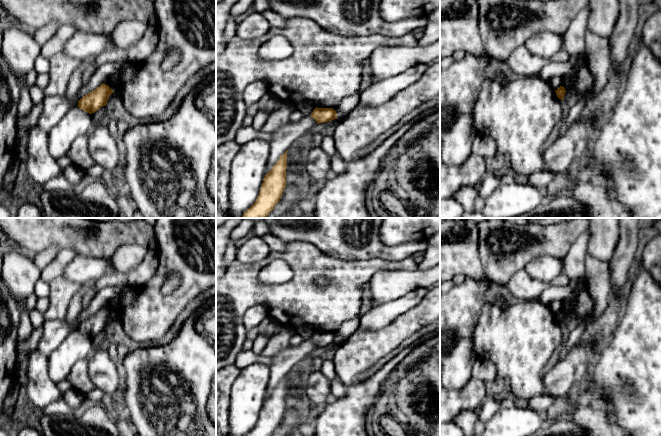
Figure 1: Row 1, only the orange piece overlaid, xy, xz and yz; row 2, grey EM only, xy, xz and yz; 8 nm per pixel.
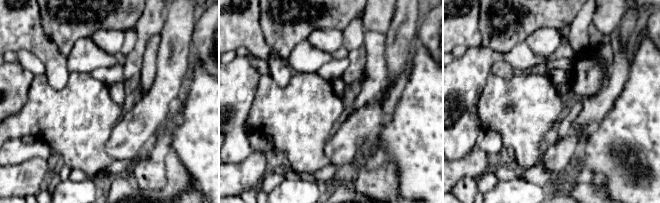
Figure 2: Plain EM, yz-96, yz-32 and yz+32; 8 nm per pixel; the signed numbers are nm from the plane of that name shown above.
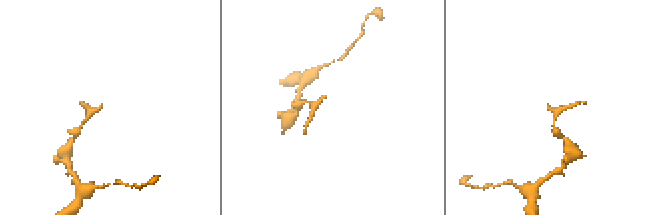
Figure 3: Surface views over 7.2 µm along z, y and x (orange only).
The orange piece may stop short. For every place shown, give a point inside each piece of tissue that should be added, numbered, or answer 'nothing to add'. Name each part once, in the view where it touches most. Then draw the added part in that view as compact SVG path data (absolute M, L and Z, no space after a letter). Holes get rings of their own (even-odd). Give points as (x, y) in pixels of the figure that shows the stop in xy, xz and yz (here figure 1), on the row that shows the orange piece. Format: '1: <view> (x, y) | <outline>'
nothing to add

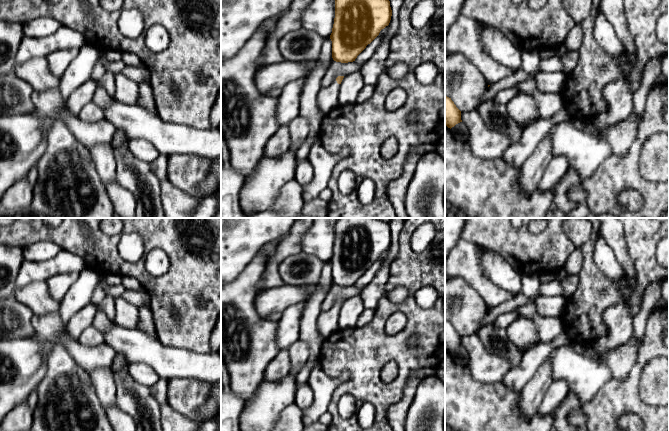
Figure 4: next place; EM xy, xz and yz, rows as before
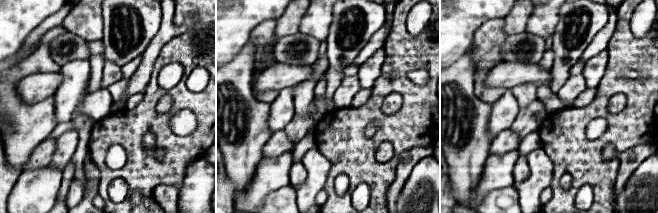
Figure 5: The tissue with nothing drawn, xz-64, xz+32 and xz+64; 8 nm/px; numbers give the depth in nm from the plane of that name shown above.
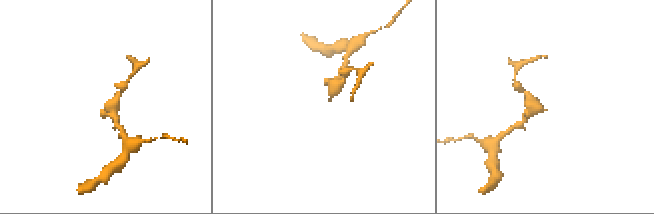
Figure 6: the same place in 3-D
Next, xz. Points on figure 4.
1: xz (327, 99) | M334 80L330 86L320 88L317 95L317 106L321 112L328 114L333 109L339 107L340 84Z

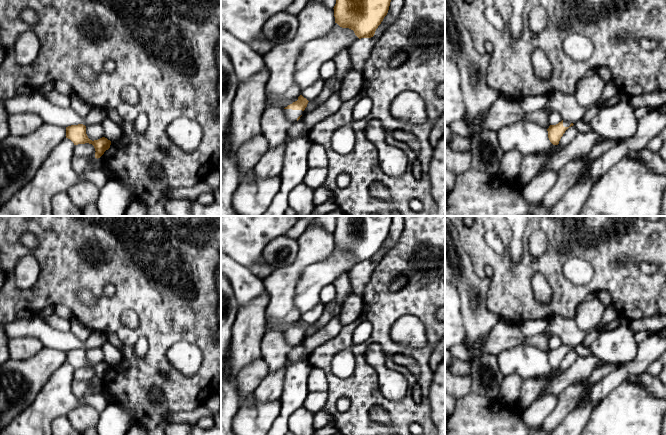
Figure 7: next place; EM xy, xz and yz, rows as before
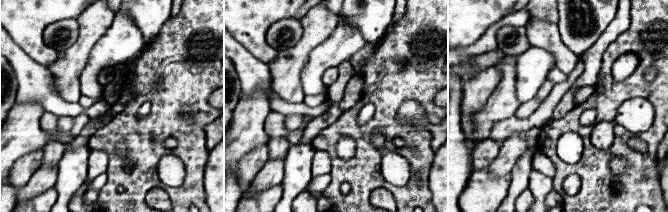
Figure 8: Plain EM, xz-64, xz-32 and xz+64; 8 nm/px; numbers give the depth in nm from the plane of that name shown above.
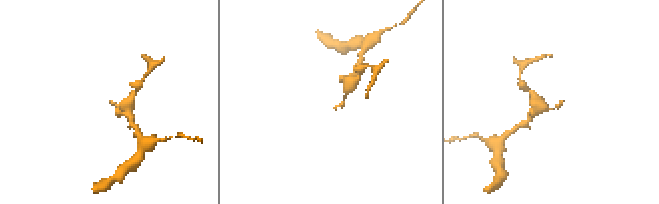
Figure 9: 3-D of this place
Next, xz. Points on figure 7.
1: xz (292, 115) | M285 109L285 114L288 120L292 122L296 122L297 118L303 115L304 111L302 110L292 110L292 109Z

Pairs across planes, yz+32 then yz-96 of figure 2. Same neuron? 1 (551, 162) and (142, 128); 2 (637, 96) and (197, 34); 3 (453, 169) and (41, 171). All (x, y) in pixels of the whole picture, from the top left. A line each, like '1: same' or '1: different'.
1: same
2: different
3: same

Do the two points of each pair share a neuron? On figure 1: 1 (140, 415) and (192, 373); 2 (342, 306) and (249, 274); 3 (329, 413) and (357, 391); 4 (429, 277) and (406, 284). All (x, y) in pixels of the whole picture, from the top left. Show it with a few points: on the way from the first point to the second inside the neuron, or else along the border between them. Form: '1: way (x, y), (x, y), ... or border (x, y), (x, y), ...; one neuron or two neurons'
1: way (136, 390), (139, 367), (148, 361), (167, 360); one neuron
2: way (318, 306), (288, 303), (269, 295); one neuron
3: way (336, 412), (350, 398); one neuron
4: way (423, 278), (412, 279); one neuron

